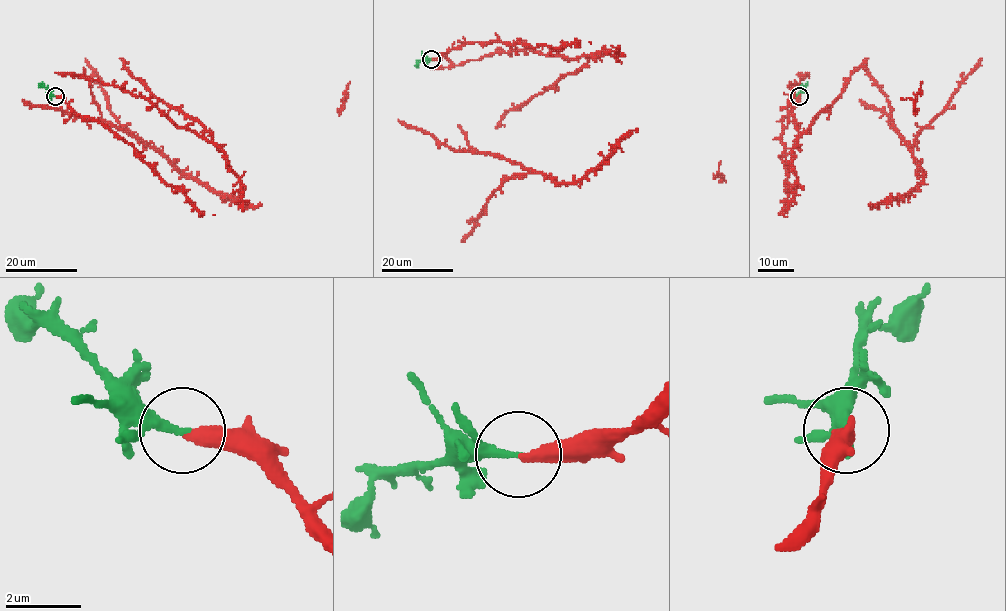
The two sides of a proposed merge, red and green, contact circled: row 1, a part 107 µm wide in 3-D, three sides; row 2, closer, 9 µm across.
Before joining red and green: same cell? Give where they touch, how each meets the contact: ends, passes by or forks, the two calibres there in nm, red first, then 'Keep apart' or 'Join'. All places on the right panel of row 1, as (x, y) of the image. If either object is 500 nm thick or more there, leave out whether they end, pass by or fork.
Place: (799, 96). At the ring red ends. At the ring green ends. Thickness 360 nm (red) against 240 nm. Join

